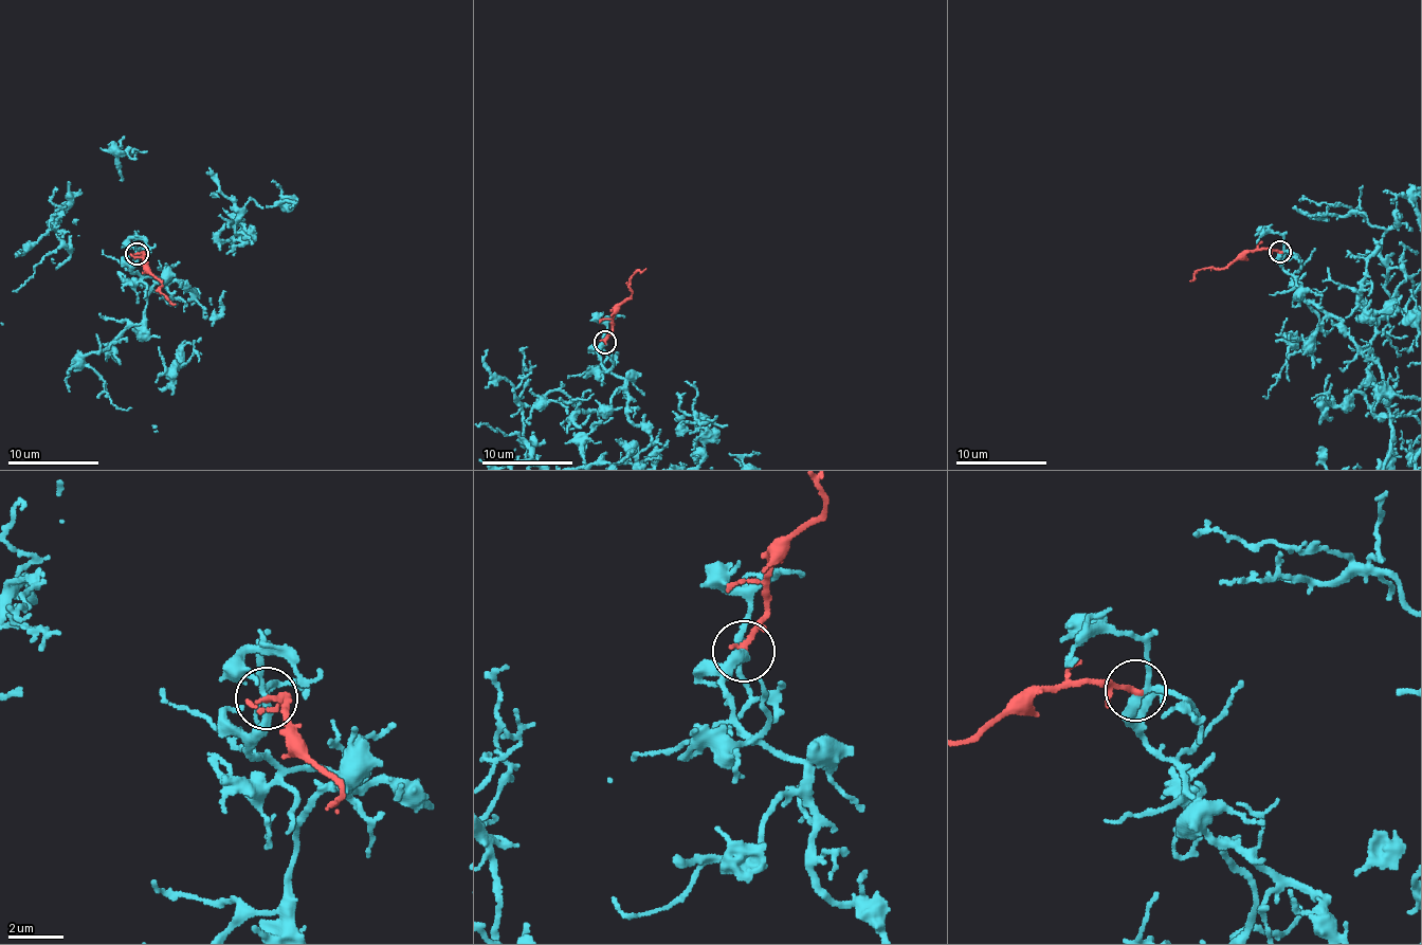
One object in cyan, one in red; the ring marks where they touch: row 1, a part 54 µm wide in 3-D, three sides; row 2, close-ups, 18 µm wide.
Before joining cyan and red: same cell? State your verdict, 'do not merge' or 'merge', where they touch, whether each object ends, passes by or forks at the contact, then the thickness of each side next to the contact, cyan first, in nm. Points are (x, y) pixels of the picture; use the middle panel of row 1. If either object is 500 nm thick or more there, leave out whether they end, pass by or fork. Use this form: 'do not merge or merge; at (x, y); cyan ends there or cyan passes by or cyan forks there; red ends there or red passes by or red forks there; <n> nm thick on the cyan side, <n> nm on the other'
do not merge; at (604, 342); cyan forks there; red ends there; 220 nm thick on the cyan side, 200 nm on the other

